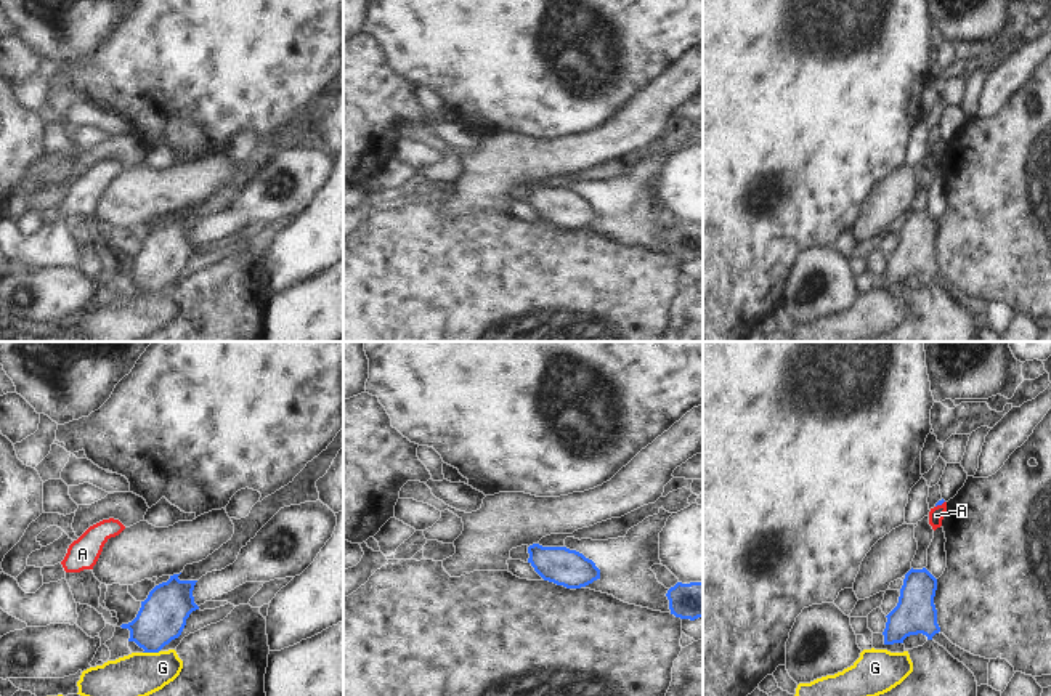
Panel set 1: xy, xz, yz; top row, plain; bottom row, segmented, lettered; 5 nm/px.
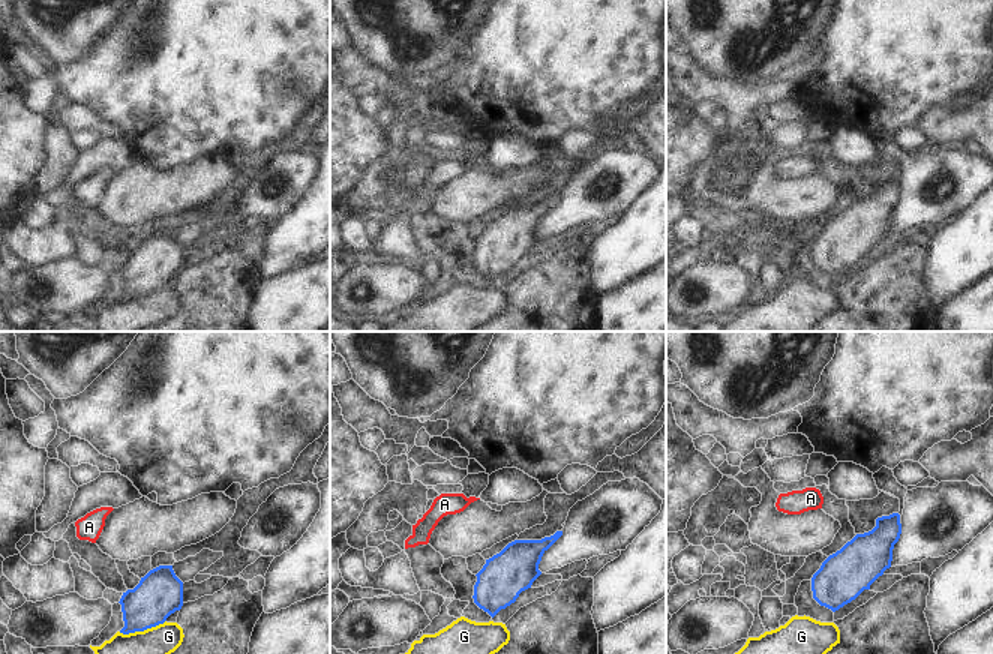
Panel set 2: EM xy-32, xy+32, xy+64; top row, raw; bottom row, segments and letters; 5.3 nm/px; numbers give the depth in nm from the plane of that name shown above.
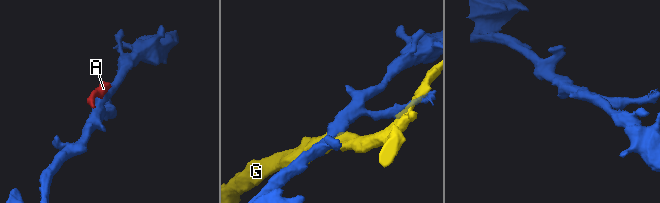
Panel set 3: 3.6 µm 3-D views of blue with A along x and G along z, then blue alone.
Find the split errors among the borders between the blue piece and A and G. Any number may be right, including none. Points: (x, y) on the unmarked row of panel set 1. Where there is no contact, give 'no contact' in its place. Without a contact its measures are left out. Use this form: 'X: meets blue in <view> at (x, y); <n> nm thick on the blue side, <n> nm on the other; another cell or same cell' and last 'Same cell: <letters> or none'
A: meets blue in yz at (939, 145); 20 nm thick on the blue side, 80 nm on the other; another cell
G: meets blue in xy at (151, 292); 240 nm thick on the blue side, 260 nm on the other; another cell
Same cell: none

